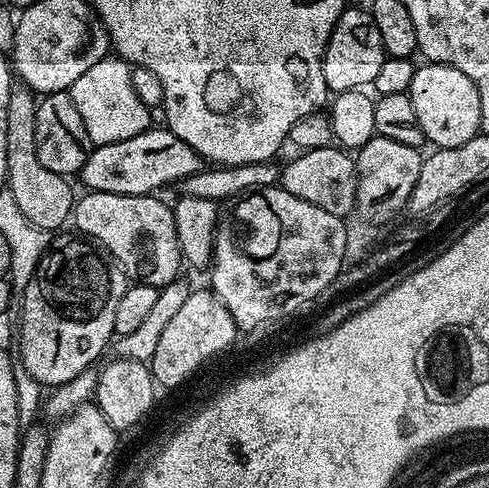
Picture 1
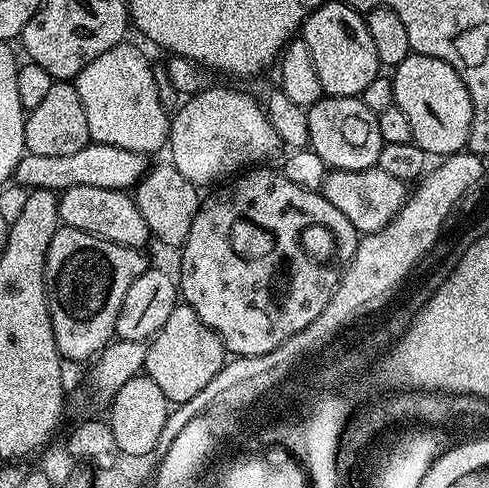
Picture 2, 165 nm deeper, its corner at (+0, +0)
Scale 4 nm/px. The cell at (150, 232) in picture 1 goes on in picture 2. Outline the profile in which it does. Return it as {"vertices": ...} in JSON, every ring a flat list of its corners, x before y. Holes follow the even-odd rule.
{"vertices":[[70,186,59,193,59,198,60,218,65,228,77,228,127,248,143,249,144,243,150,240,146,218,142,218,142,210,138,210,135,199,127,191,106,190,102,186]]}

